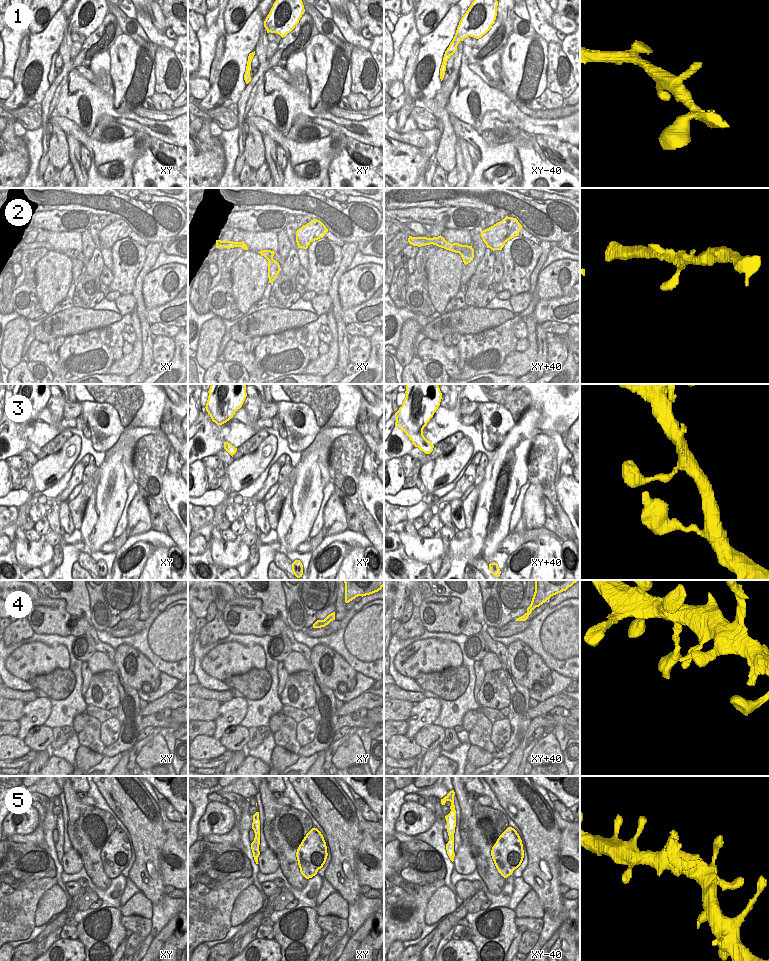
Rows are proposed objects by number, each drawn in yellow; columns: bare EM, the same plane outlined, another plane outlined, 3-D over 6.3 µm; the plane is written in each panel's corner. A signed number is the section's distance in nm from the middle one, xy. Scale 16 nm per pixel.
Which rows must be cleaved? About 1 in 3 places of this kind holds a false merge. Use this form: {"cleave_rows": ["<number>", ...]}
{"cleave_rows": []}

